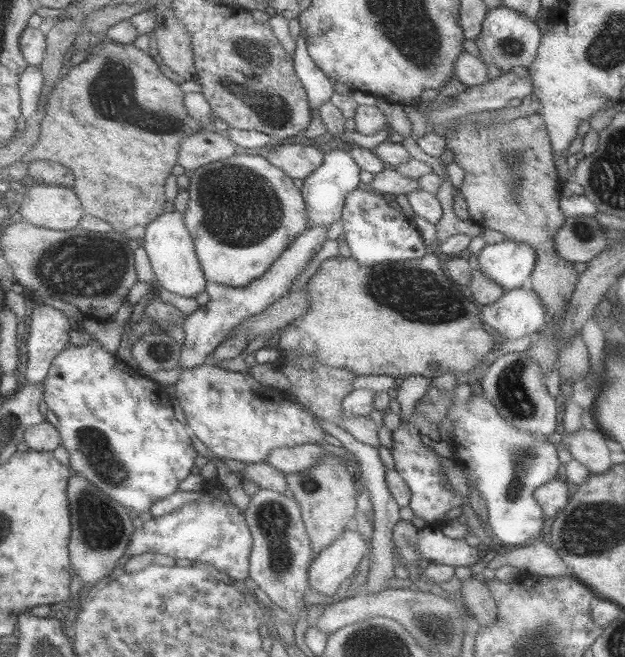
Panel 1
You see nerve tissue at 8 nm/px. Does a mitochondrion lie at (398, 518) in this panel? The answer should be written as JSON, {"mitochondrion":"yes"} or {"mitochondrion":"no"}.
{"mitochondrion":"no"}

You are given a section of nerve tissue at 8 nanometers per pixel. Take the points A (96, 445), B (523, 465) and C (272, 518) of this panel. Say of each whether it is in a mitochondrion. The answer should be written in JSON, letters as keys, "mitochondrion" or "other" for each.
{"A":"mitochondrion","B":"mitochondrion","C":"mitochondrion"}

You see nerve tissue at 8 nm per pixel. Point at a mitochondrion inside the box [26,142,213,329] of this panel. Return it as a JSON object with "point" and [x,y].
{"point":[77,272]}

